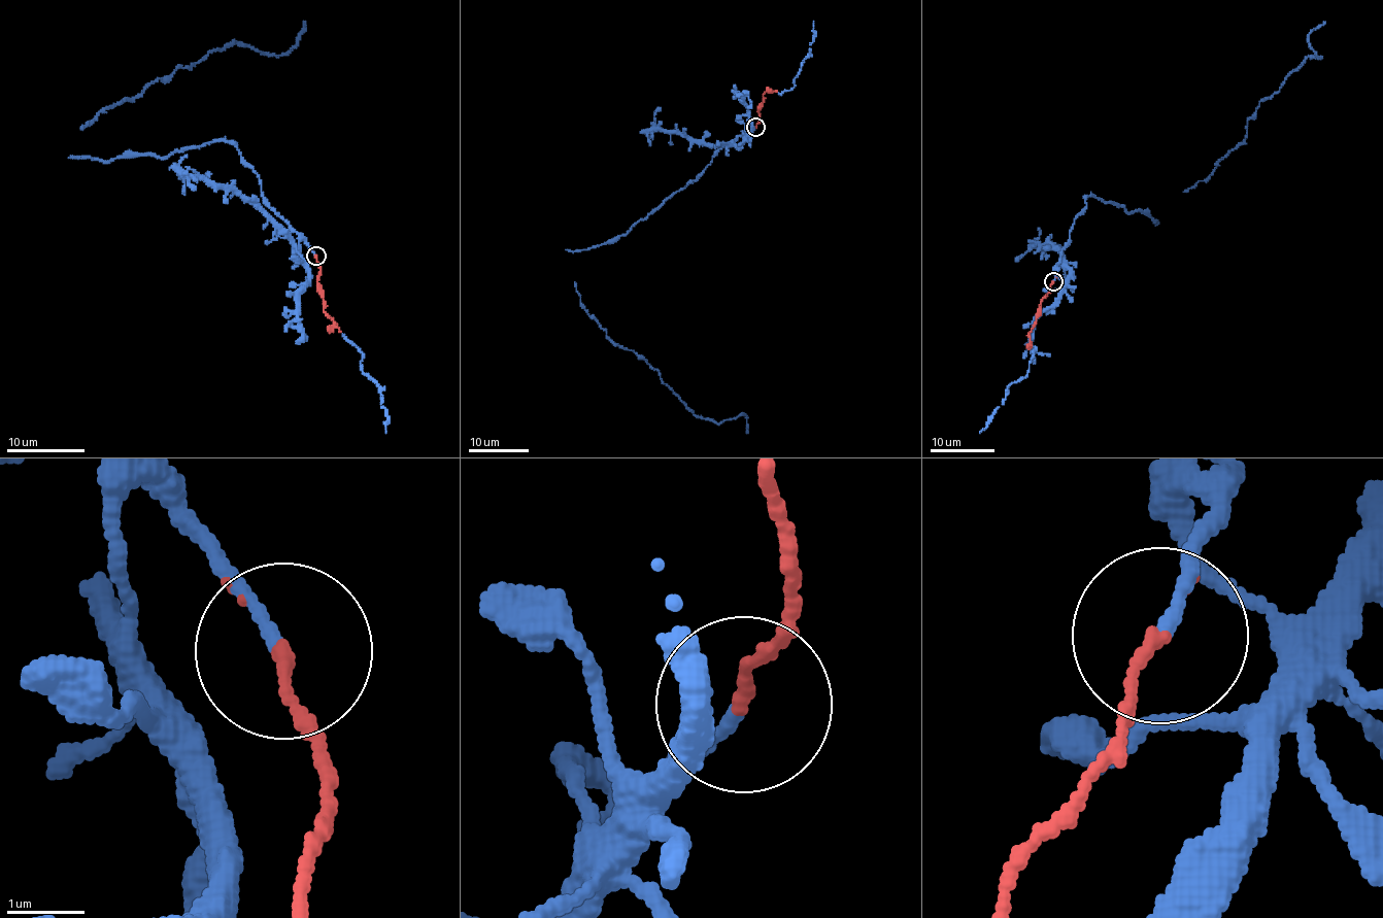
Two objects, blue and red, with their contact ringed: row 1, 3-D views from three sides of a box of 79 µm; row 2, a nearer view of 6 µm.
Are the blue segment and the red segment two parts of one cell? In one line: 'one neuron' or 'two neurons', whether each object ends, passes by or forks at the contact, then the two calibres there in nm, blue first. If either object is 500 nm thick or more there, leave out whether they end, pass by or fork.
one neuron; blue ends; red passes by; calibres 150 and 100 nm

